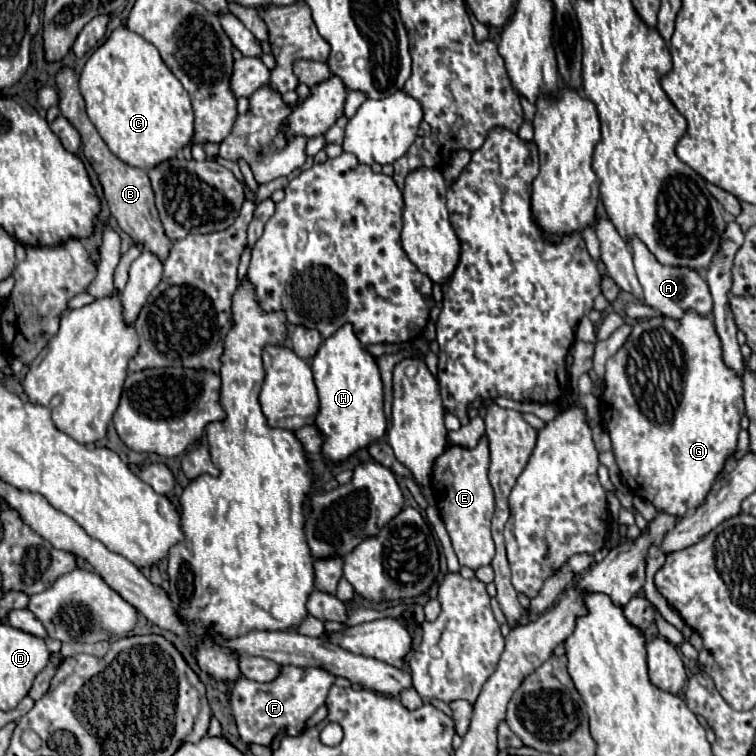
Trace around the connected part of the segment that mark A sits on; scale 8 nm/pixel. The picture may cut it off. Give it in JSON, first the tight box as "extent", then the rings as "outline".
{"extent":[632,240,712,320],"outline":[[[632,240],[632,256],[634,256],[638,280],[644,290],[644,300],[648,306],[652,306],[654,310],[660,310],[662,316],[668,316],[672,320],[680,320],[686,310],[694,310],[700,316],[712,314],[712,294],[708,290],[708,284],[698,272],[688,268],[662,266],[640,240]]]}

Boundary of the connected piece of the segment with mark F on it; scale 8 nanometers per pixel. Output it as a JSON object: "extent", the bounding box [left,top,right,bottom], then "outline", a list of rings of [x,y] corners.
{"extent":[232,666,334,748],"outline":[[[284,666],[282,674],[274,682],[268,682],[268,684],[240,678],[232,688],[232,710],[234,710],[234,720],[236,720],[240,738],[246,744],[260,744],[260,746],[270,748],[272,740],[280,732],[286,732],[286,736],[298,736],[300,732],[306,730],[308,718],[324,704],[332,684],[334,684],[334,676],[330,672],[322,668],[296,668],[296,666]]]}

